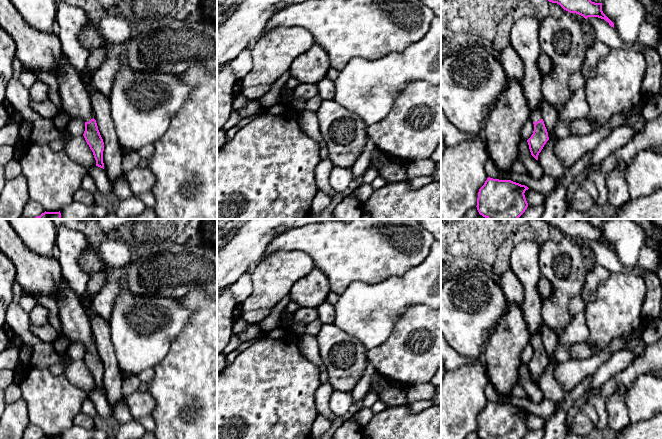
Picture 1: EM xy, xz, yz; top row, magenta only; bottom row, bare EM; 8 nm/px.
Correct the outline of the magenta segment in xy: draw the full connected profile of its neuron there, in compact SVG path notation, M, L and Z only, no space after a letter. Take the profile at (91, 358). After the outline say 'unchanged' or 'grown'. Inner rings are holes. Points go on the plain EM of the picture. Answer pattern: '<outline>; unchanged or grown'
M65 278L56 301L59 307L62 335L70 341L78 341L85 346L83 360L93 376L96 390L104 393L104 366L92 338L87 309L82 305L79 297Z; grown

